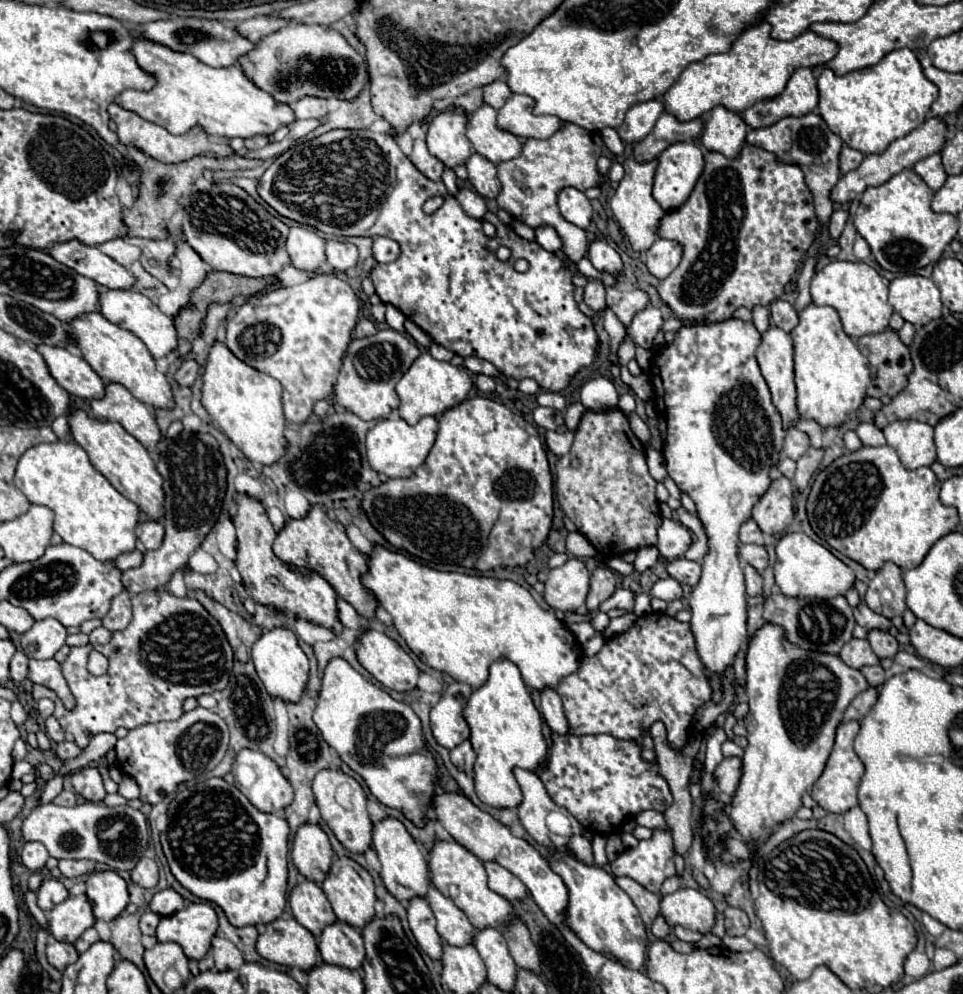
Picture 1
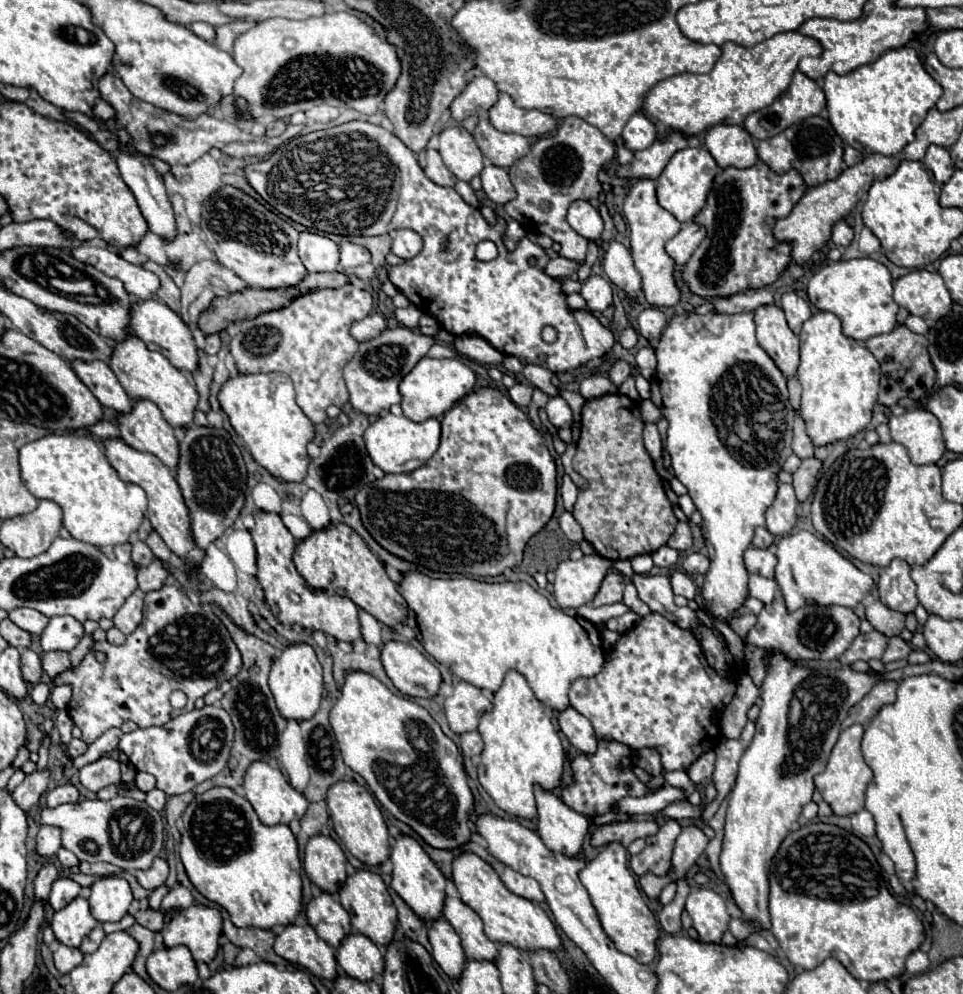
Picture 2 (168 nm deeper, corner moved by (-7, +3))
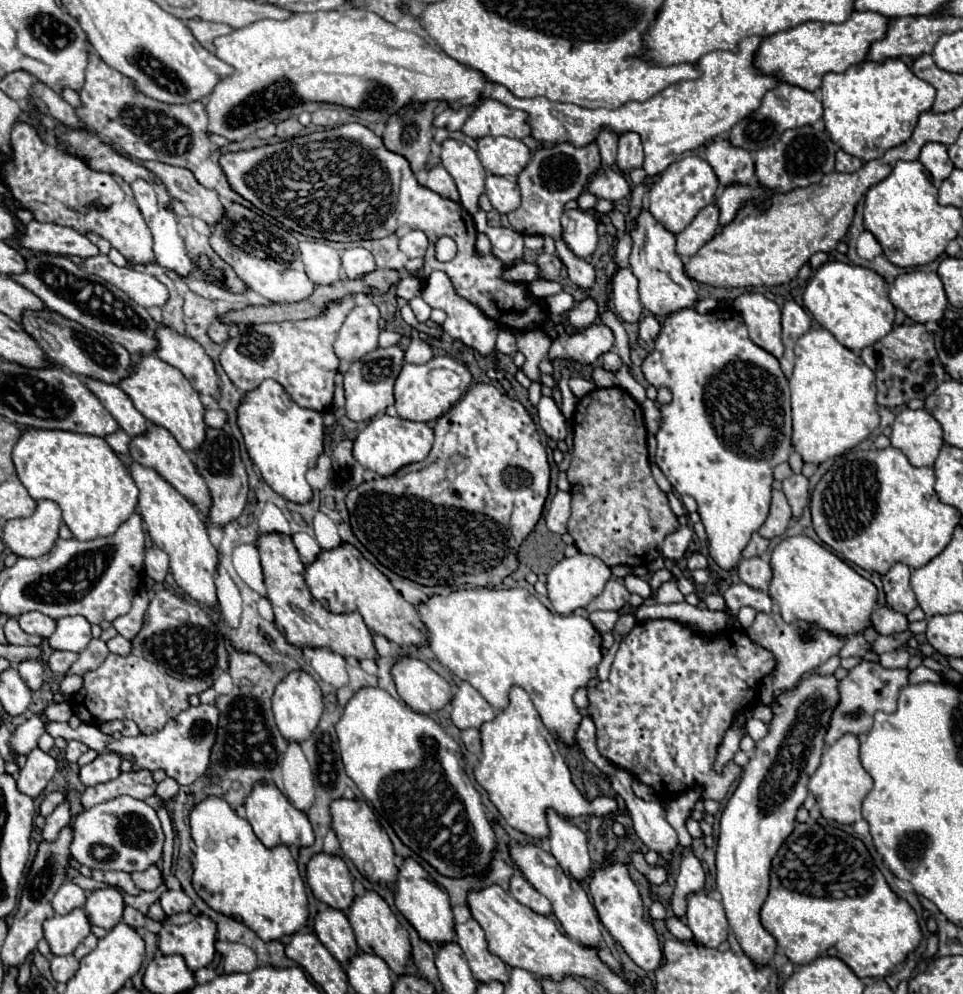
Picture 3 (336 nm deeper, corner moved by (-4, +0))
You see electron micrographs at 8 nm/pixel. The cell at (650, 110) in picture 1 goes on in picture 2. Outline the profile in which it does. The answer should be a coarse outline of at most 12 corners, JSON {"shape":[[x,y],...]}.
{"shape":[[643,113],[627,121],[621,137],[633,153],[655,141],[655,125]]}

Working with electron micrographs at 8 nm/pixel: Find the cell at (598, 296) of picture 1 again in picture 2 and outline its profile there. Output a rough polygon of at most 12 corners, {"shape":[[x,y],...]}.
{"shape":[[589,277],[579,295],[589,311],[605,311],[613,291],[603,277]]}

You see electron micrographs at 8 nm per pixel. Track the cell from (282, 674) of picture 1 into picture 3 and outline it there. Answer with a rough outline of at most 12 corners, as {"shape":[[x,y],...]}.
{"shape":[[304,670],[276,686],[272,710],[286,740],[308,738],[322,714],[318,682]]}

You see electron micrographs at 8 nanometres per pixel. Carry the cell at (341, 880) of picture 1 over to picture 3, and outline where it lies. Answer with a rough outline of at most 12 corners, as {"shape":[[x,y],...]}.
{"shape":[[378,892],[356,896],[358,948],[406,972],[408,932]]}

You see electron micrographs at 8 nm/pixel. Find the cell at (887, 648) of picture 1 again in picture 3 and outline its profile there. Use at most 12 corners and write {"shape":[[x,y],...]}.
{"shape":[[898,648],[880,656],[884,668],[906,668],[910,654]]}

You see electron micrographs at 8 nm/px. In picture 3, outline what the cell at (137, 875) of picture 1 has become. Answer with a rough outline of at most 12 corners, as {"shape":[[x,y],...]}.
{"shape":[[156,866],[132,872],[140,890],[156,890],[162,884],[162,872]]}

